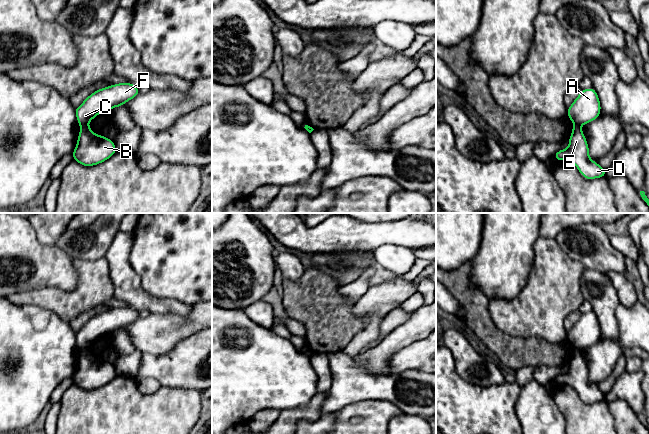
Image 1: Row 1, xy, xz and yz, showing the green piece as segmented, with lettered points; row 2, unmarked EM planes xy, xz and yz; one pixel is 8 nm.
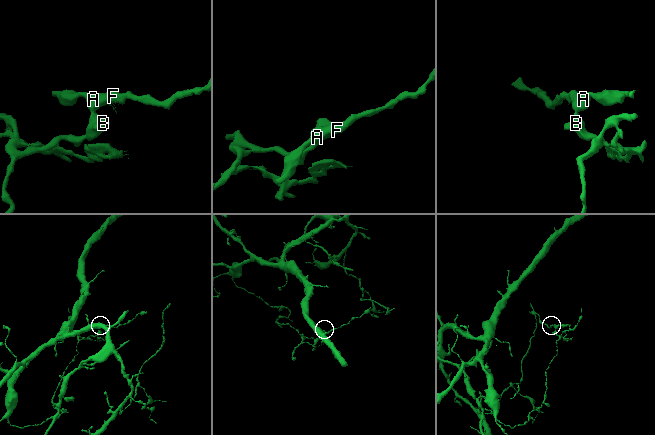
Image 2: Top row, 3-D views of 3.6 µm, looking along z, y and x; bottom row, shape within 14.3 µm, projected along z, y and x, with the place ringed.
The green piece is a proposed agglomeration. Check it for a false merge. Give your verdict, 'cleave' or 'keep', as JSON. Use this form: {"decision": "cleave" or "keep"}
{"decision": "cleave"}

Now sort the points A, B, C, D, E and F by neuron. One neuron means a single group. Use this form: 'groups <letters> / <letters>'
groups A C F / B D E

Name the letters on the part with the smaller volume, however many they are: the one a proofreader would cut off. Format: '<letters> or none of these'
A, C, F

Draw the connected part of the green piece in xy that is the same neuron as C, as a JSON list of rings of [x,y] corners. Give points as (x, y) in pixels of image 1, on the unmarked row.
[[[129,306],[101,312],[75,332],[77,346],[80,350],[88,349],[98,338],[110,335],[114,331],[121,331],[139,318],[138,311]]]

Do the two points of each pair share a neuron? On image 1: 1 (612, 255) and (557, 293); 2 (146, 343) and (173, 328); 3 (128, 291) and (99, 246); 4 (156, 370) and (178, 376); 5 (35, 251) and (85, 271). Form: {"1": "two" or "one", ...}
{"1": "two", "2": "one", "3": "two", "4": "one", "5": "two"}

